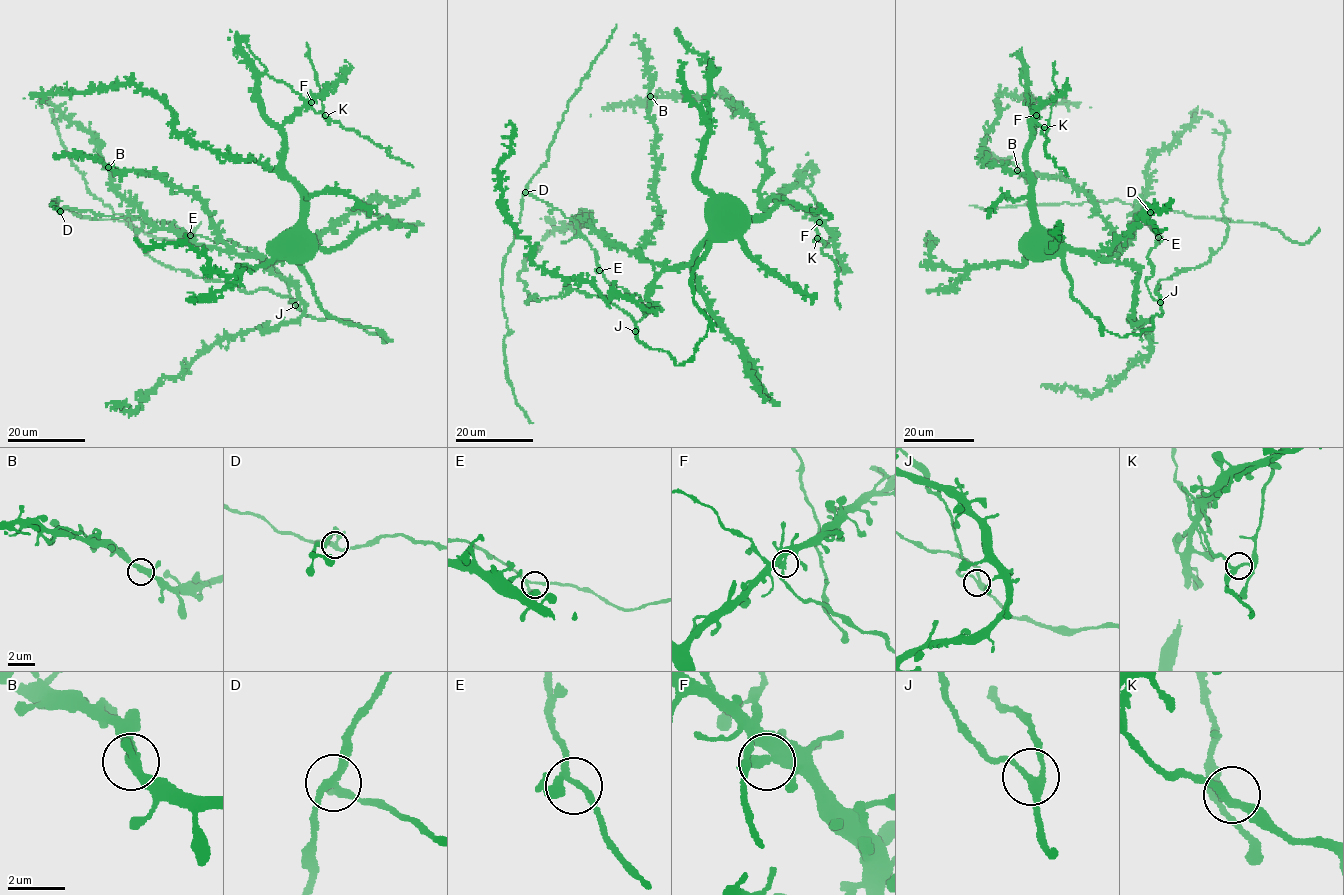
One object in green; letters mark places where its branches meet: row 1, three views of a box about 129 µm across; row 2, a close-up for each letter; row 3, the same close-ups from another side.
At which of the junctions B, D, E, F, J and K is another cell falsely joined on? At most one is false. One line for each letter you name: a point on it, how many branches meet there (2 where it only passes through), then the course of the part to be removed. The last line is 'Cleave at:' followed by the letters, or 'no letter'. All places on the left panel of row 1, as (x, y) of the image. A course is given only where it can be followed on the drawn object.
D: (60, 211) | 4 | (60, 211), (71, 209), (79, 216), (126, 221), (148, 235), (175, 241), (193, 233), (201, 222)
Cleave at: D

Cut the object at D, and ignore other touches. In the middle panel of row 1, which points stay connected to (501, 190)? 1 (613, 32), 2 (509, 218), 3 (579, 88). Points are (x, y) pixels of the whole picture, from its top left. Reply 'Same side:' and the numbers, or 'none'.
Same side: 2

